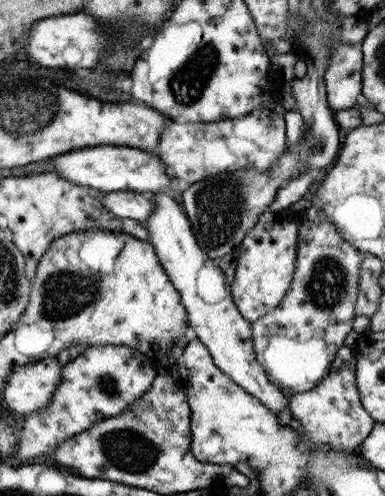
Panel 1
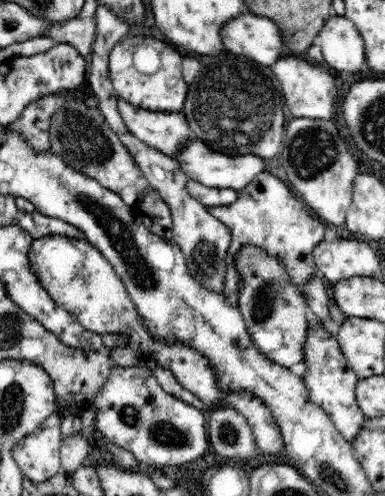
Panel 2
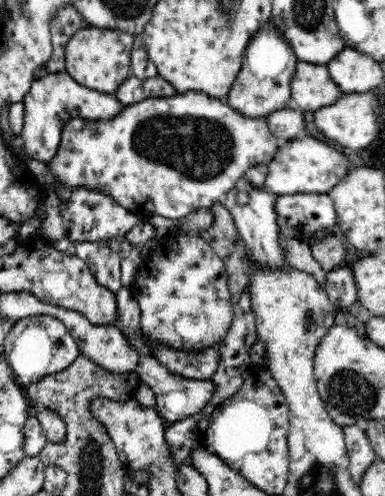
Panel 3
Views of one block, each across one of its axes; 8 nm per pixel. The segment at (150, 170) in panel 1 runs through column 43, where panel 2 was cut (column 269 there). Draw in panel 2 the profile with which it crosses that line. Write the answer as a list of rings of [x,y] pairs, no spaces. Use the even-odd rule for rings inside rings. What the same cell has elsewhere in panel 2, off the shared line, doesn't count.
[[[194,140],[190,142],[180,154],[178,154],[178,164],[182,166],[182,170],[186,172],[186,176],[190,180],[196,180],[208,188],[224,188],[224,190],[236,190],[242,192],[242,188],[246,188],[260,172],[264,172],[264,166],[270,164],[270,160],[262,160],[262,156],[254,156],[254,154],[246,154],[246,156],[226,156],[220,152],[210,150],[202,140]]]

